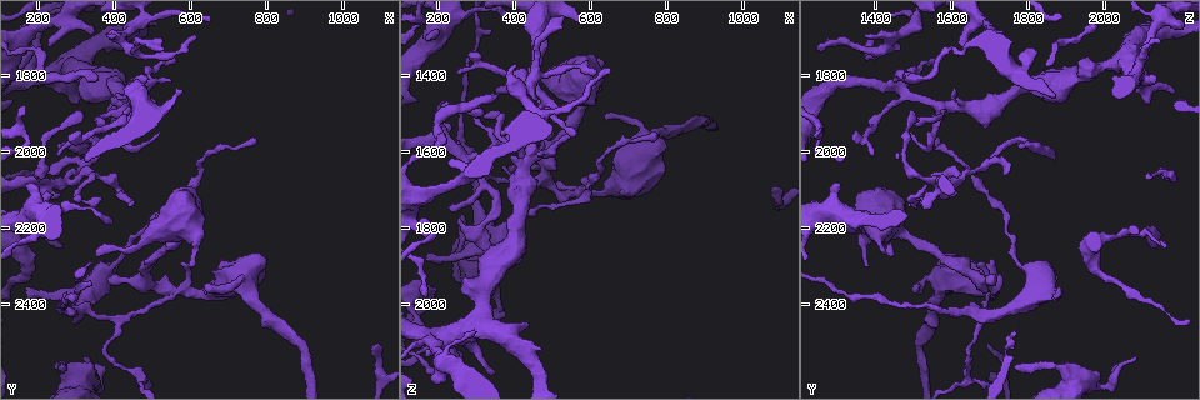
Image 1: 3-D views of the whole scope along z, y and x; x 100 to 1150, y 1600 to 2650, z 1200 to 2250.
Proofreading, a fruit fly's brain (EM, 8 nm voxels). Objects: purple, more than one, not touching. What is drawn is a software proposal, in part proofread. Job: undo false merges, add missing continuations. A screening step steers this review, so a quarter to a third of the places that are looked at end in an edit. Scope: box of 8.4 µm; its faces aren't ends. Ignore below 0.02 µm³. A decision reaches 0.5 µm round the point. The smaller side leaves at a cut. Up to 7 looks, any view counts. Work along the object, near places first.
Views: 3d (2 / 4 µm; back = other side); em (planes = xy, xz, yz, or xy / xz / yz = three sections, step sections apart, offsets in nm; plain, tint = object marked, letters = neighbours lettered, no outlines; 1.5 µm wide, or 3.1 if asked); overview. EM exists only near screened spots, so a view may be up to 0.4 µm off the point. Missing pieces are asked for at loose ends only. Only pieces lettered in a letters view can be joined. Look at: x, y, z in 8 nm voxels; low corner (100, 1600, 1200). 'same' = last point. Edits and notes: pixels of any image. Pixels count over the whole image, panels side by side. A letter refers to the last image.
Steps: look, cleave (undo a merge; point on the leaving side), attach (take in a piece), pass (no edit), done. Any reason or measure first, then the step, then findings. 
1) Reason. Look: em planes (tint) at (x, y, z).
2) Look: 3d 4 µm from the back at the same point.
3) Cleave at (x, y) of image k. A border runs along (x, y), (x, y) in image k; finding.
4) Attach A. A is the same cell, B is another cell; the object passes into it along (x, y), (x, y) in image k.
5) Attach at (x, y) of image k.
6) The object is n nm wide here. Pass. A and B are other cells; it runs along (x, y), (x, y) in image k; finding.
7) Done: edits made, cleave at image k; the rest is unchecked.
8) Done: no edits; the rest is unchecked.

Thin end. Look: 3d 2 µm at (325, 2535, 2080).

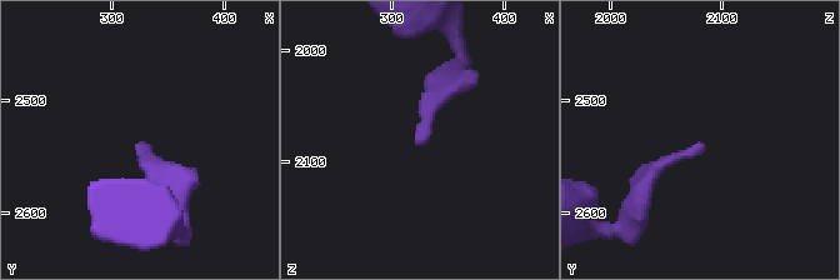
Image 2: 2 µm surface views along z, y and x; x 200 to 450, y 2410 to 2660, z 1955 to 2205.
Now the EM. Look: em planes (letters) at (326, 2538, 2084).

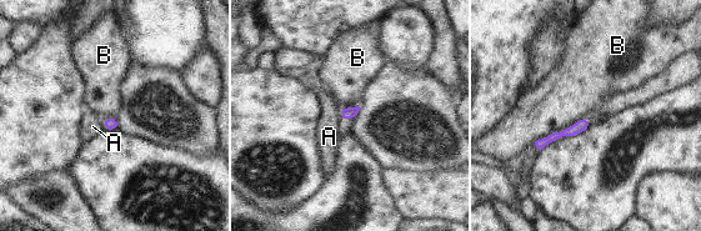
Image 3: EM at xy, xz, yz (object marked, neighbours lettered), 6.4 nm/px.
Pass. A and B are other cells; no lettered piece goes on from it.

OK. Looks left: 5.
Tapers out. Look: em planes (letters) at (175, 2360, 1880).

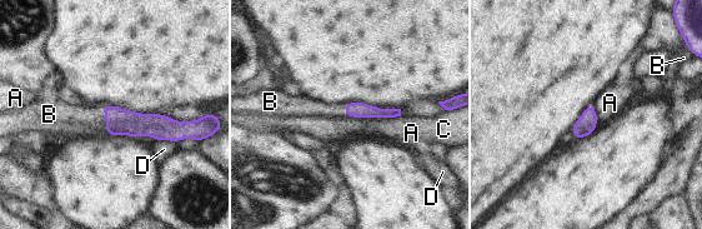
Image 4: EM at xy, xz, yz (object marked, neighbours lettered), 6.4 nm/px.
Attach B. B is the same cell, A, C and D are other cells; the object passes into it along (119, 122), (105, 120), (74, 122) in image 4; the neuron continues.

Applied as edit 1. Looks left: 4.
Thin end. Look: em planes (letters) at (270, 2255, 2130).

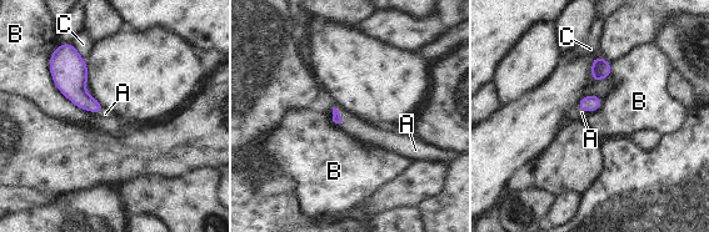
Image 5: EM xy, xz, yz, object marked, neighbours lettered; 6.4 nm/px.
Attach A. A is the same cell, B and C are other cells; the object passes into it along (336, 117), (339, 115), (350, 125) in image 5; the neuron continues.

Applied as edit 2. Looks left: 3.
Done: edits made, attach at image 4, attach at image 5; the rest is unchecked.

